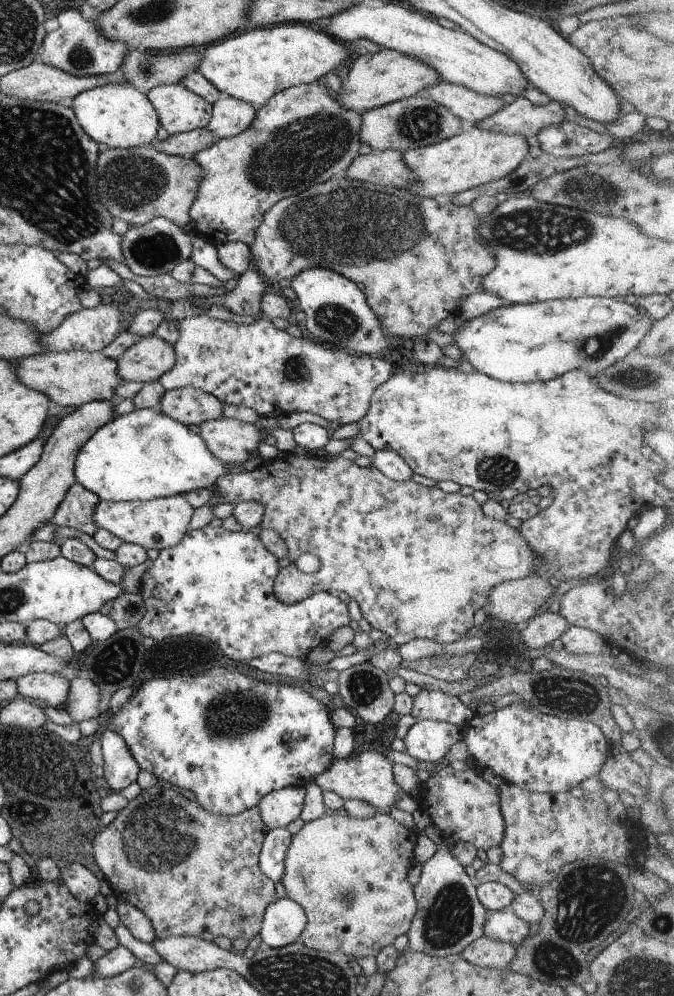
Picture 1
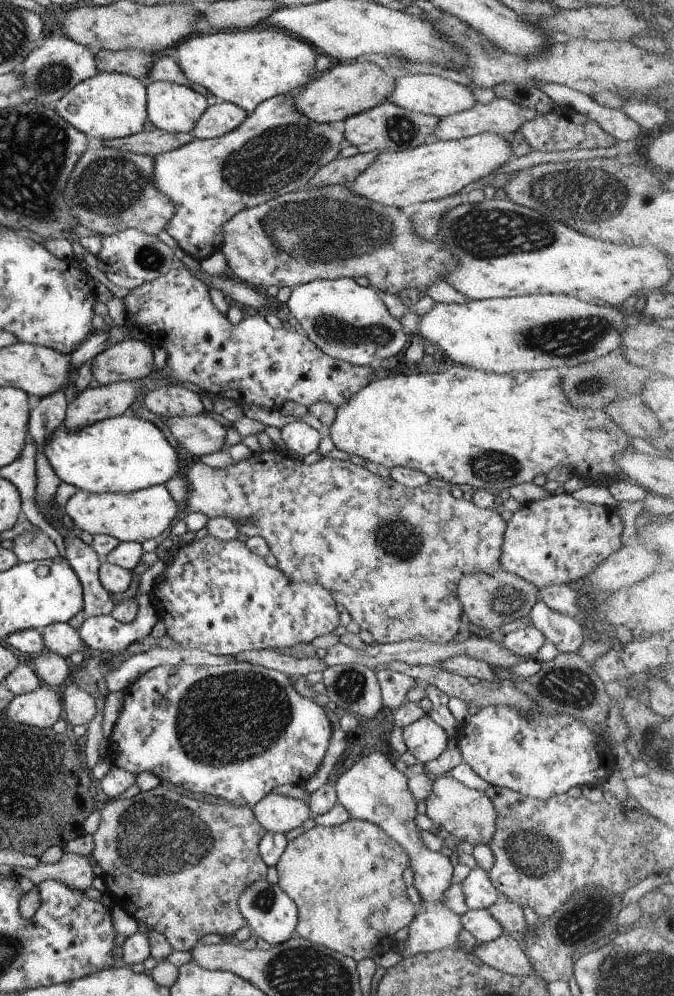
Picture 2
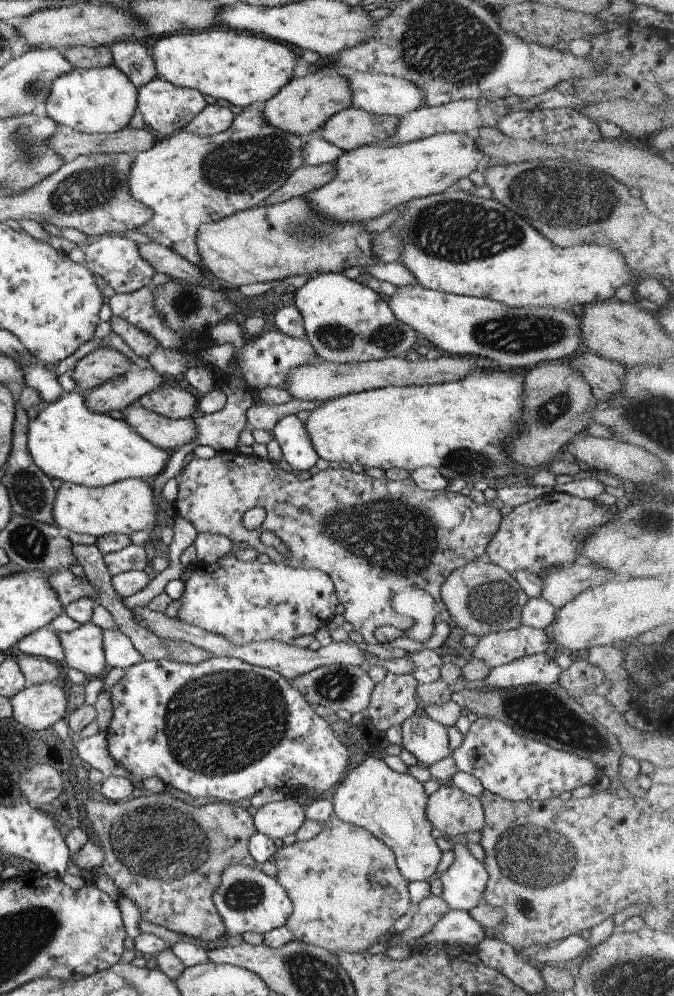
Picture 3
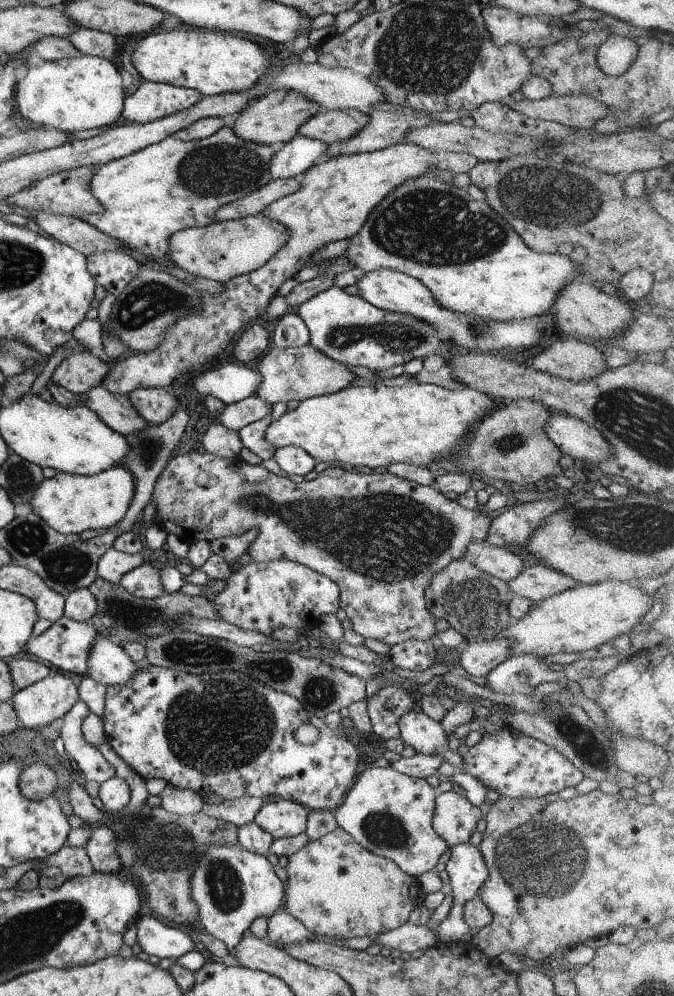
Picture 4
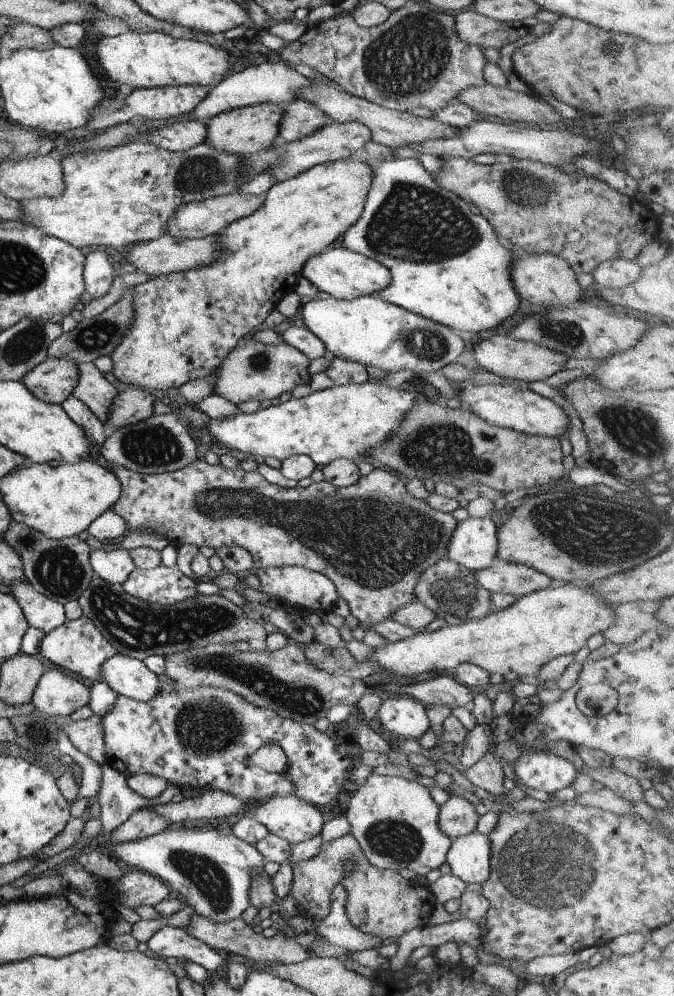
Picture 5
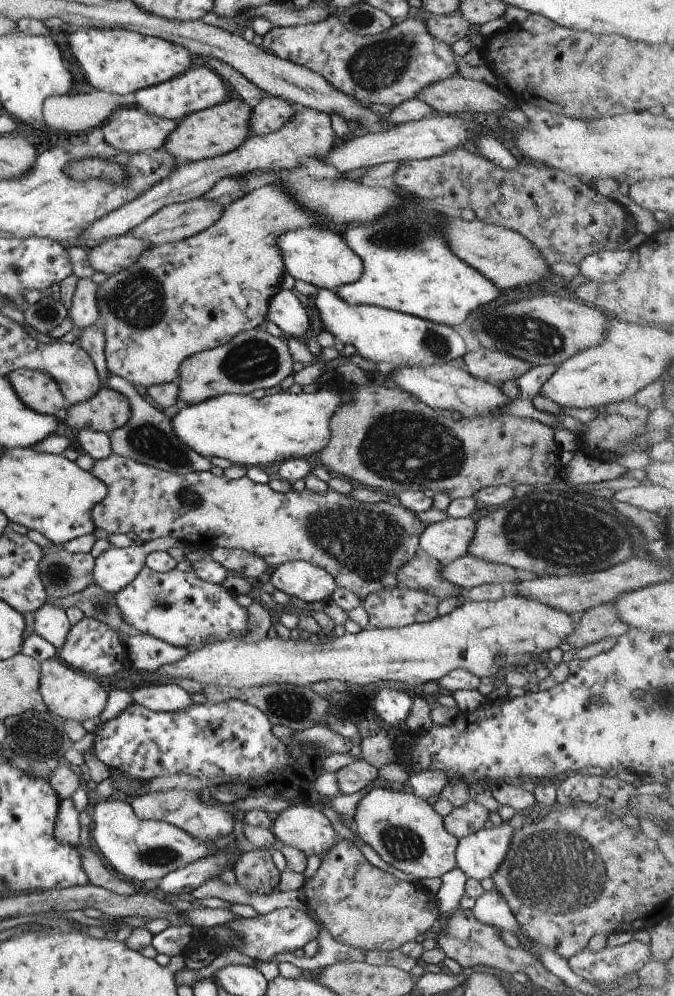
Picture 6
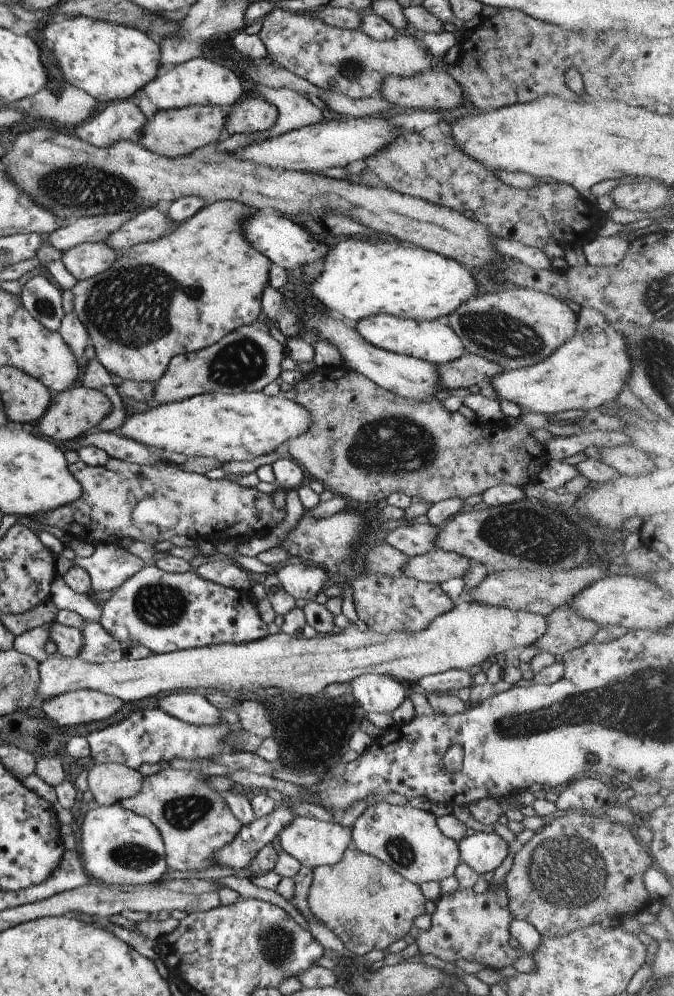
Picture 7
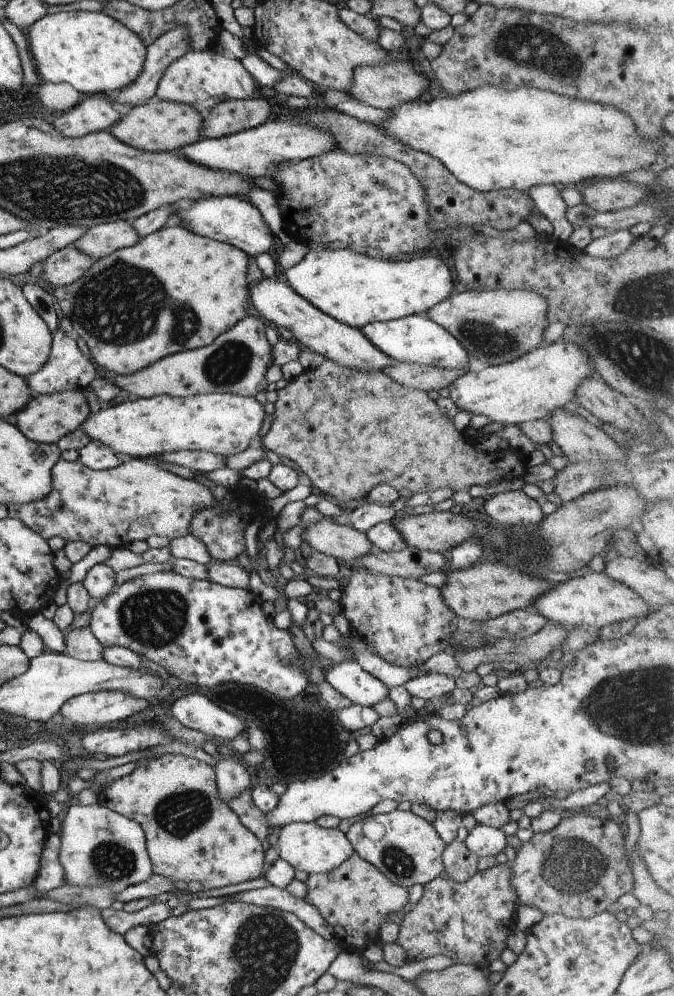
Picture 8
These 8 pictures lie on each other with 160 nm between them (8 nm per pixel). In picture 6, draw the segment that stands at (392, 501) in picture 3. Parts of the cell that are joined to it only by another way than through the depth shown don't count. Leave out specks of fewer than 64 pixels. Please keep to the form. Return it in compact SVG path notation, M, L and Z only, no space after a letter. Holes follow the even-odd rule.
M110 453L104 459L95 459L89 472L102 483L105 483L108 488L105 498L99 504L96 504L91 512L94 530L101 529L103 532L106 532L108 537L121 541L127 532L133 532L137 539L141 539L144 542L155 537L173 536L173 538L176 538L181 543L195 544L197 548L208 549L217 546L235 546L235 549L241 548L246 553L262 558L268 567L277 566L277 564L280 565L289 561L305 561L328 572L333 577L337 587L341 586L345 590L351 590L359 598L360 602L368 594L380 593L381 591L395 588L399 584L398 578L396 577L397 571L408 560L411 560L420 553L418 540L423 529L428 526L427 523L417 518L414 511L407 510L407 508L400 504L390 504L388 501L377 501L376 503L359 502L347 494L340 494L332 489L326 489L321 493L316 493L305 488L300 491L289 489L285 493L279 493L269 488L267 483L255 483L245 476L239 479L229 479L223 475L215 476L210 471L193 471L184 475L176 475L169 471L162 471L161 469L123 458L115 453Z

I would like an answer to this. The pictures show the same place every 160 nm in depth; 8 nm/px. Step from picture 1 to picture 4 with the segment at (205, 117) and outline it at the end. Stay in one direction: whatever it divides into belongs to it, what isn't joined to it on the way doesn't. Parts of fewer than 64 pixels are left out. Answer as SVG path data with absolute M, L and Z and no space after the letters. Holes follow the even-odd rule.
M142 81L131 96L125 96L120 121L146 124L186 110L201 100L197 90L165 83Z

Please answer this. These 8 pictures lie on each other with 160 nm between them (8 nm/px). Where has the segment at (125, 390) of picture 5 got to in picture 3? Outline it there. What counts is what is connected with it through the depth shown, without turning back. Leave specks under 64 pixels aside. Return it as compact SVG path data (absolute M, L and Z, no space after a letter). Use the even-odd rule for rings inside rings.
M168 382L165 387L141 396L136 404L149 412L177 420L191 417L196 410L197 399L186 388Z

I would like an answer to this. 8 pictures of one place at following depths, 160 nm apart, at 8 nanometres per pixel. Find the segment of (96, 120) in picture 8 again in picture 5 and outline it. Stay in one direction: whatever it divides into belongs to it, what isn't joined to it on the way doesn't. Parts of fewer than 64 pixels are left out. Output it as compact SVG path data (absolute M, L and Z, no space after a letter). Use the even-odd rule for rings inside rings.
M187 120L173 123L146 135L147 140L170 151L184 151L197 146L206 138L206 123Z

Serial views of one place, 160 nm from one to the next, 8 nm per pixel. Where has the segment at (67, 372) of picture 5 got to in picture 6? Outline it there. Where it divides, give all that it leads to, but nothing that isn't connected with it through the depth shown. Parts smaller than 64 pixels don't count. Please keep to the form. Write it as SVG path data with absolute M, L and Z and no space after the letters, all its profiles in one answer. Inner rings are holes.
M15 369L6 377L21 402L25 403L25 406L38 413L53 415L59 422L63 422L66 416L64 396L57 383L45 371Z

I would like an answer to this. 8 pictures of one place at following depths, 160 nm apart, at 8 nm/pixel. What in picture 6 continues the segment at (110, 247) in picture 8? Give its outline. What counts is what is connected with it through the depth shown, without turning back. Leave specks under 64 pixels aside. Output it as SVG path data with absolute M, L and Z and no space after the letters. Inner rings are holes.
M199 197L182 203L170 204L160 208L136 227L133 227L129 234L140 238L147 246L149 244L176 243L196 235L216 223L220 219L224 208L220 204Z

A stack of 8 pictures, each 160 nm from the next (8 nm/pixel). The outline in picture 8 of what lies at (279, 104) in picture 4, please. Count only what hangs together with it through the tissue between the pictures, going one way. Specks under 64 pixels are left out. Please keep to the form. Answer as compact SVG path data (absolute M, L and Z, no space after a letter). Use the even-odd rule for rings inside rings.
M173 101L151 102L145 105L133 105L114 123L109 132L118 141L144 151L176 151L200 140L202 118L199 113L185 103Z

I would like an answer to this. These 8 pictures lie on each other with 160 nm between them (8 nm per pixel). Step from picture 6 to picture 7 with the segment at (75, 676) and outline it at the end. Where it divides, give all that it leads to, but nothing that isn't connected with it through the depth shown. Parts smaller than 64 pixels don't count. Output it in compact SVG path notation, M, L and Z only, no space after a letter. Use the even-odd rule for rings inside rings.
M77 689L46 698L37 704L61 727L99 722L115 714L122 700L91 689Z

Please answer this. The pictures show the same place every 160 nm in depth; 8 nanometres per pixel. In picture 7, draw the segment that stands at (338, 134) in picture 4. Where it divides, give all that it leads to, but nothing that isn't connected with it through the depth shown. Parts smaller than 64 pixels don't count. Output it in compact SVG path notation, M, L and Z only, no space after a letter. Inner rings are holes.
M247 98L242 100L238 106L228 108L224 128L230 135L248 135L253 132L264 131L271 128L273 123L276 122L277 113L277 108L266 101L261 100L260 98Z

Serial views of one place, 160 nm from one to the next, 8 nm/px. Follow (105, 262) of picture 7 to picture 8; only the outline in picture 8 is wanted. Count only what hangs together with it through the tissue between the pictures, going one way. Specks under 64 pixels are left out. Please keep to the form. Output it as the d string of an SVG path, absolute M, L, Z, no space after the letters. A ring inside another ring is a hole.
M69 245L53 252L43 262L44 266L38 277L55 288L57 285L68 285L77 280L95 261Z

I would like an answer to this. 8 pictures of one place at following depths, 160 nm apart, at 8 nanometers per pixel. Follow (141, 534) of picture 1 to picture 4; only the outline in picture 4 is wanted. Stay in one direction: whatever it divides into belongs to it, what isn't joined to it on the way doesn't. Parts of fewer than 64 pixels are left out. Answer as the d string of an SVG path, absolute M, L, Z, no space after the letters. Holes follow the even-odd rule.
M121 464L92 476L59 472L33 488L29 506L51 530L63 535L79 535L84 530L108 529L117 524L129 508L133 490L133 476Z

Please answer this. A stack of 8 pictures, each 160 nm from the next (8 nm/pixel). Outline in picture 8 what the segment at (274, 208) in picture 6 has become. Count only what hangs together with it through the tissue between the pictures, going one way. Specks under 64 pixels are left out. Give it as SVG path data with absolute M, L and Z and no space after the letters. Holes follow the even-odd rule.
M168 223L165 227L145 235L133 246L116 250L106 257L97 259L77 280L68 285L57 285L51 289L51 294L57 300L59 313L66 316L71 323L71 333L85 341L94 365L100 370L115 375L130 375L152 365L164 356L211 345L217 336L240 321L247 314L247 308L250 306L248 285L245 282L247 258L248 256L242 250L229 243L214 241L192 233L178 223Z

